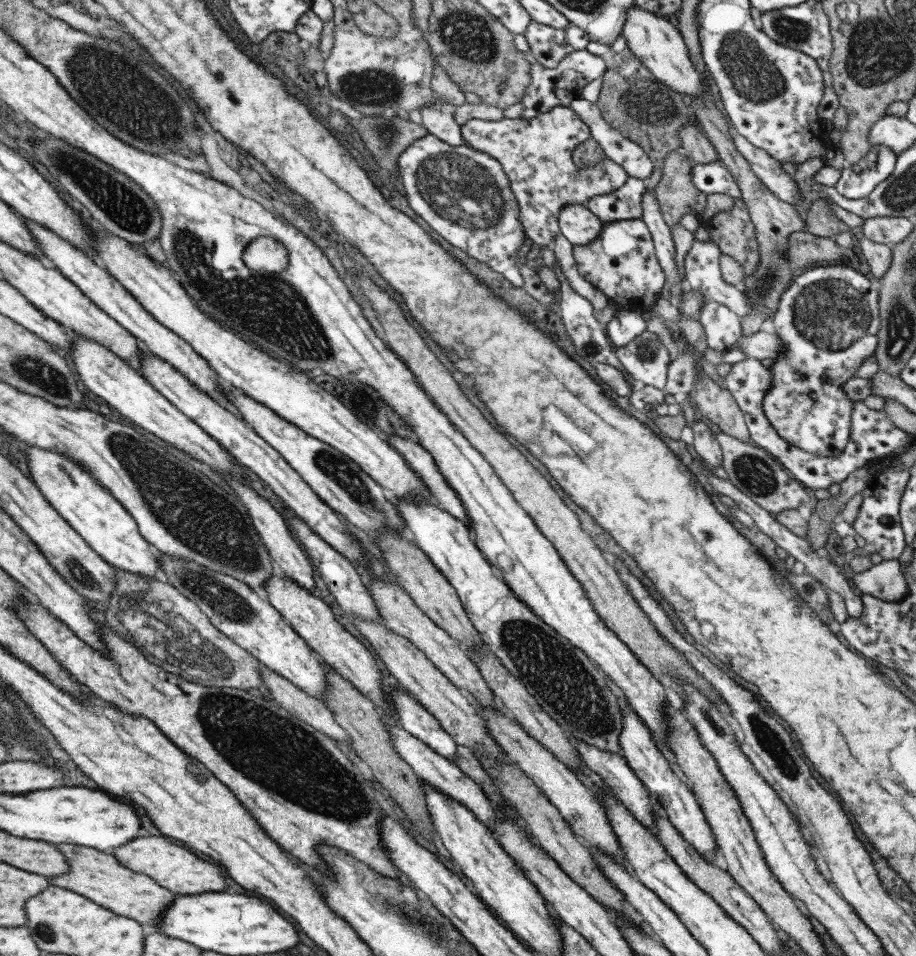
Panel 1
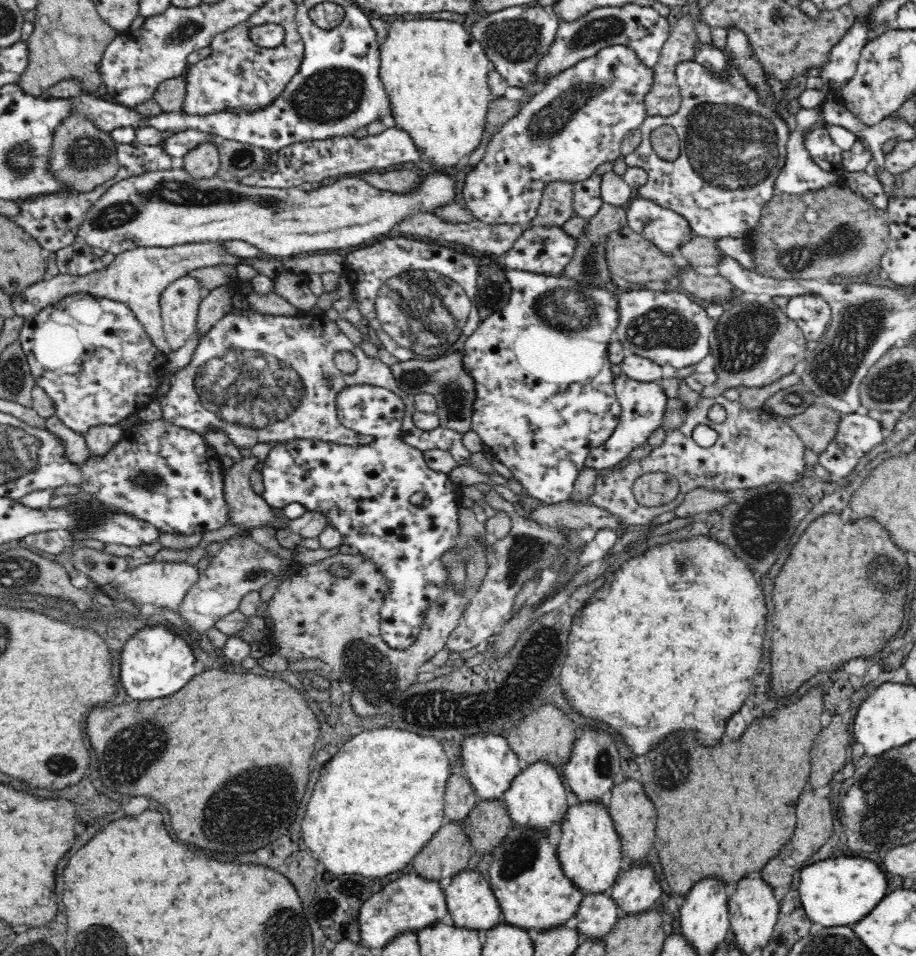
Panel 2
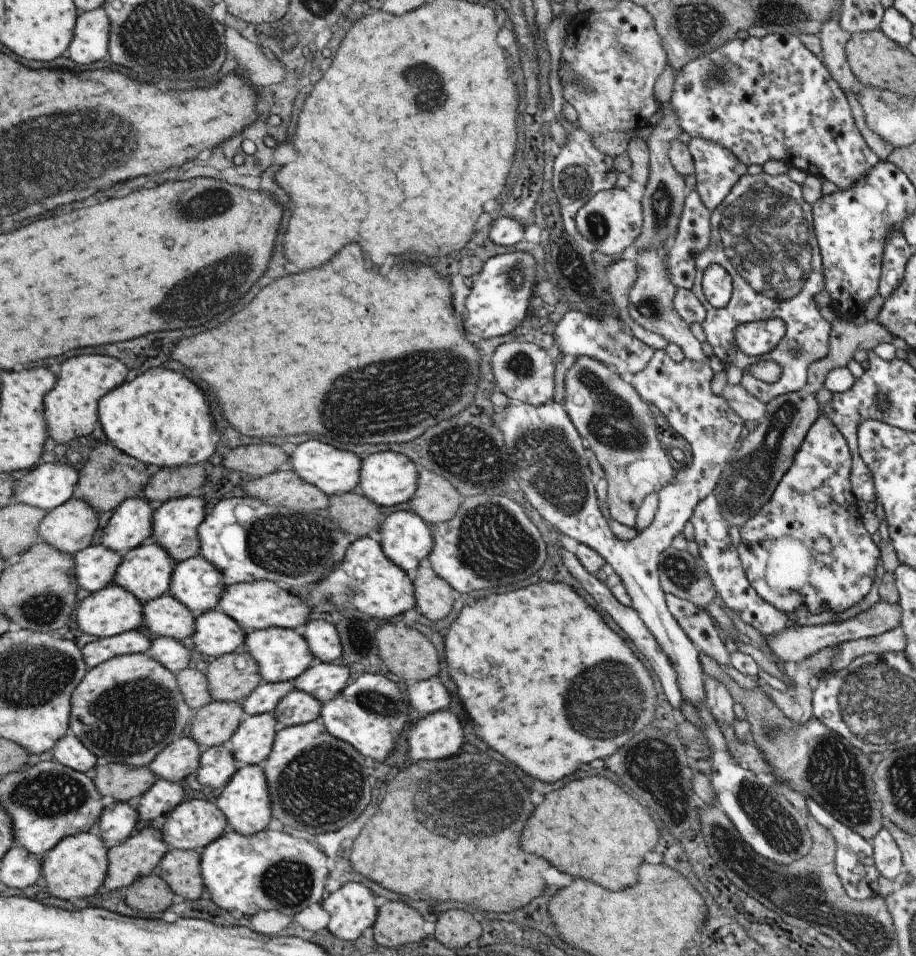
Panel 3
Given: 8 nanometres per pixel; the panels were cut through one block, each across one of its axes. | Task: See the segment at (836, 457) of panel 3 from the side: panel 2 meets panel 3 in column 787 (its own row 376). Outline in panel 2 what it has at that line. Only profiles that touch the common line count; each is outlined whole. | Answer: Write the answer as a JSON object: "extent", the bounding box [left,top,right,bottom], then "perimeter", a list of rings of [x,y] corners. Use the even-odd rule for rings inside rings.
{"extent":[460,267,622,505],"perimeter":[[[507,267],[504,268],[504,271],[506,271],[506,277],[512,285],[510,300],[500,312],[487,315],[478,329],[463,342],[463,347],[460,349],[461,367],[475,384],[473,388],[475,397],[471,404],[471,430],[483,440],[487,452],[492,454],[500,464],[504,464],[520,480],[520,484],[528,490],[531,497],[542,500],[546,505],[562,503],[573,496],[576,478],[578,478],[582,468],[585,468],[585,460],[590,454],[590,450],[602,446],[612,436],[621,419],[622,407],[616,398],[614,376],[612,375],[613,362],[608,359],[608,346],[610,346],[614,332],[618,329],[621,320],[620,305],[618,305],[620,297],[618,296],[622,290],[614,285],[602,287],[602,285],[582,283],[582,281],[568,277],[566,273],[553,275],[512,270]]]}

